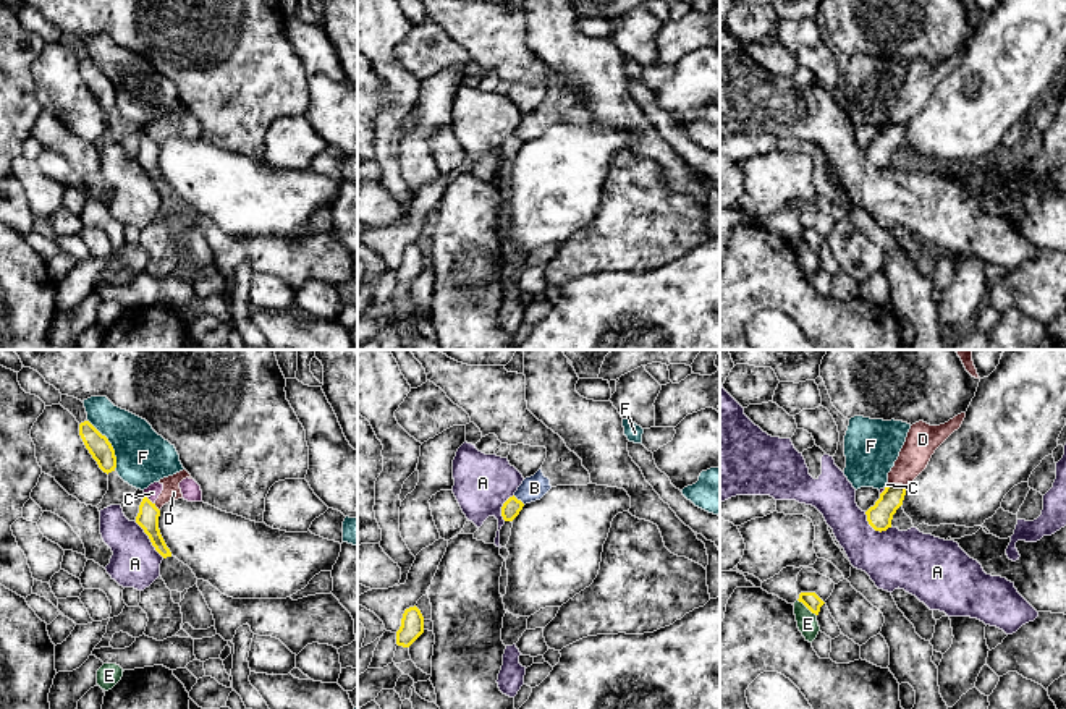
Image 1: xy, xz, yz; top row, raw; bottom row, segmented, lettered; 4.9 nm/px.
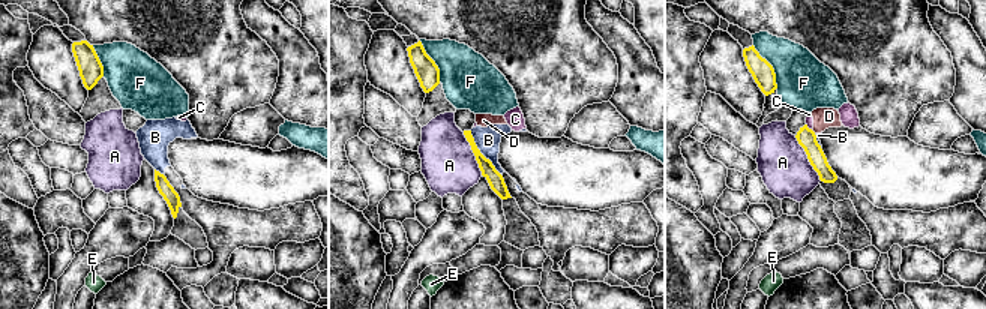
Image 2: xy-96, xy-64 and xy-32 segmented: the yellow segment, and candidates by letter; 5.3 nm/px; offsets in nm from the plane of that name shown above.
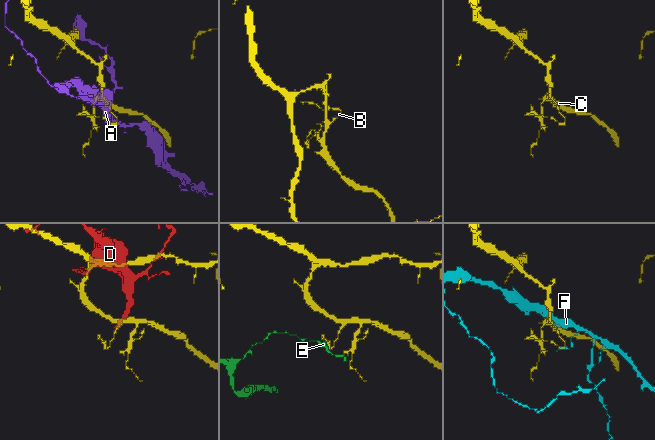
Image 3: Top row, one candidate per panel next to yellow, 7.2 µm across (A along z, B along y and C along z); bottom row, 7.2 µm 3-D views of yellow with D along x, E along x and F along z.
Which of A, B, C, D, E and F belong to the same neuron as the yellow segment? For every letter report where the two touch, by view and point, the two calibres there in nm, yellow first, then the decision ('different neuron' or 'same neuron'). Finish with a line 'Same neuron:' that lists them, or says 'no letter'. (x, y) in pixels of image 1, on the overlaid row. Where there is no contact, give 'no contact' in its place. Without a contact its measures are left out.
A: xy (149, 538) | 110/240 nm | different neuron
B: xz (520, 500) | 90/120 nm | different neuron
C: xy (148, 499) | 110/70 nm | different neuron
D: yz (898, 484) | 120/160 nm | different neuron
E: yz (807, 607) | 80/100 nm | different neuron
F: xy (110, 444) | 110/280 nm | different neuron
Same neuron: no letter

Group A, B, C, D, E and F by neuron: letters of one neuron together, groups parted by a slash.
A / B C D / E / F

